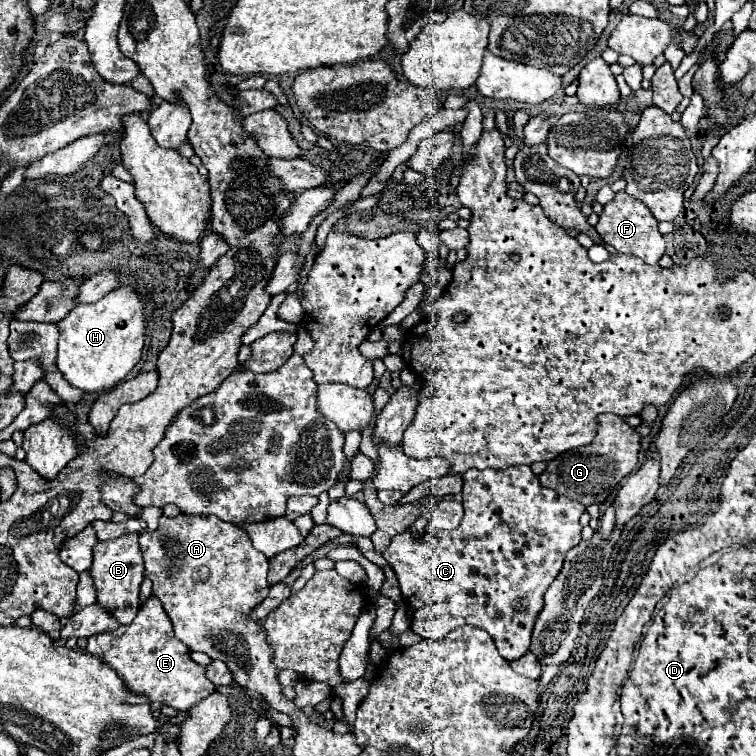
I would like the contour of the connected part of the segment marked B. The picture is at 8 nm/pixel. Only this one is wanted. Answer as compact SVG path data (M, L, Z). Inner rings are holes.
M124 534L116 540L98 542L94 548L90 574L94 578L98 602L106 606L120 624L130 624L140 608L140 584L144 578L144 560L138 544L138 534Z

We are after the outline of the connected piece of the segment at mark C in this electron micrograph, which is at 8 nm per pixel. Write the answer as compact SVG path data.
M510 466L506 470L468 470L462 474L462 480L464 480L464 488L462 488L462 504L464 504L464 518L460 522L458 528L454 530L438 530L438 532L425 532L424 536L414 536L404 530L402 534L394 536L390 546L384 550L384 560L394 568L396 576L398 576L398 582L400 582L400 590L402 590L402 596L406 600L406 604L412 608L412 632L416 632L420 638L426 638L426 640L440 640L444 638L450 630L454 630L456 626L462 626L462 624L470 624L470 626L478 626L478 628L484 628L498 652L502 658L506 660L516 660L520 658L524 652L528 652L528 646L530 646L530 634L532 634L532 626L534 626L534 620L536 620L536 614L540 612L540 608L544 606L544 592L548 590L548 586L554 582L554 578L558 576L560 568L562 568L562 562L564 562L564 556L570 548L574 548L578 542L580 542L580 516L586 512L586 506L568 498L568 496L560 496L556 492L552 492L550 488L544 488L538 480L538 476L530 470L530 466Z

